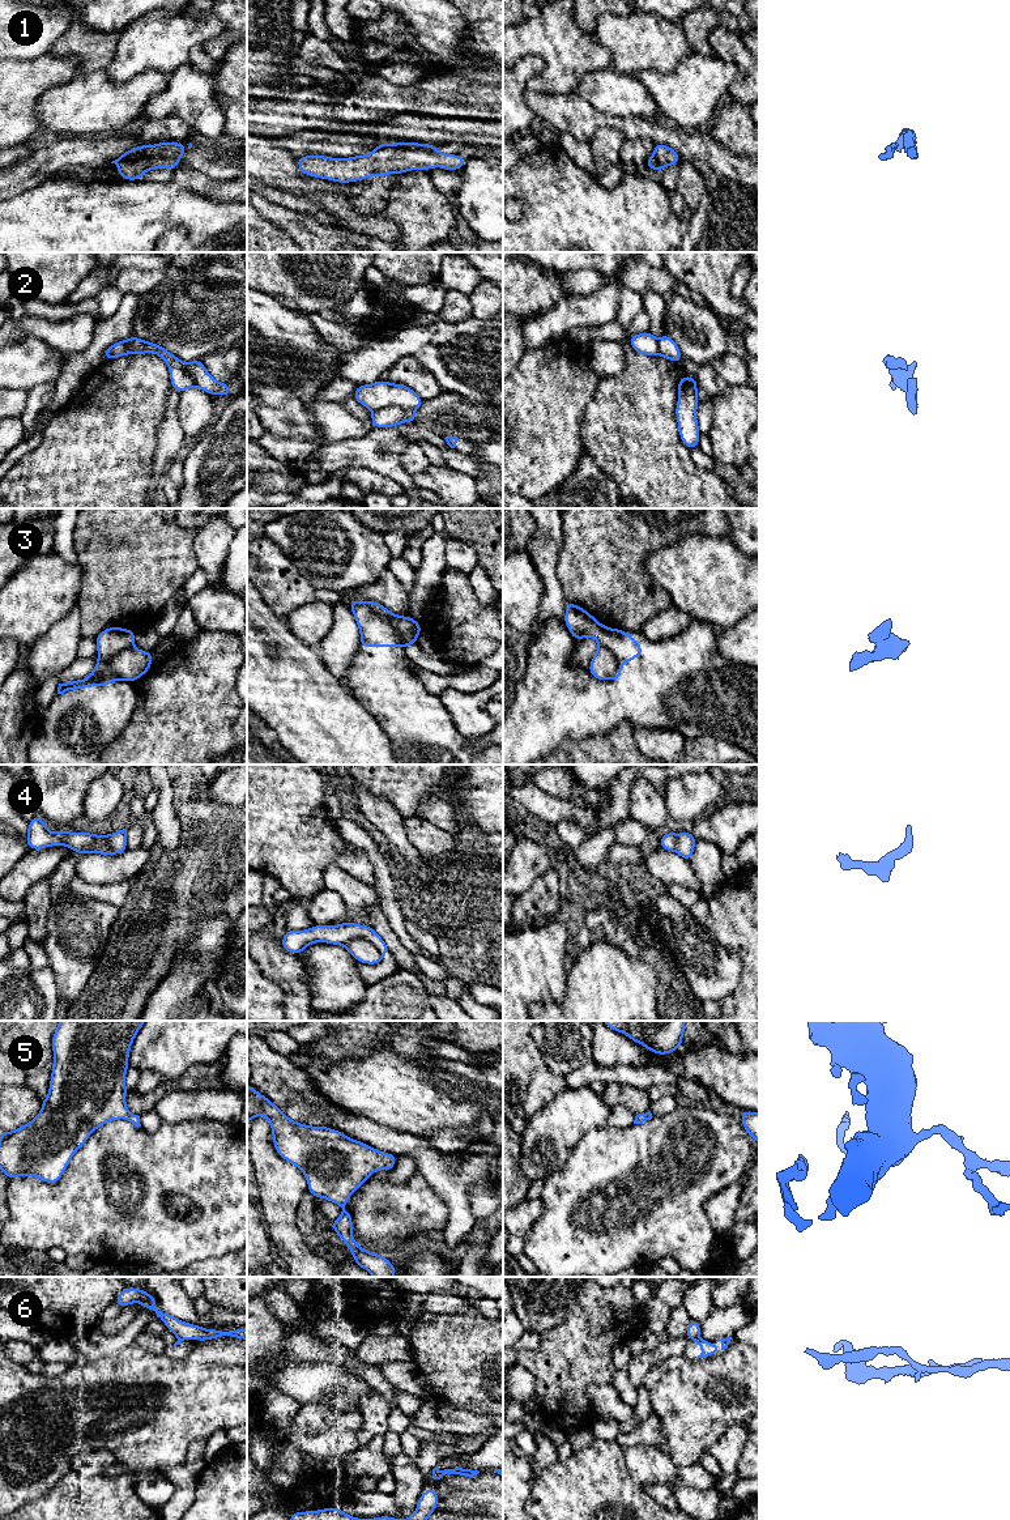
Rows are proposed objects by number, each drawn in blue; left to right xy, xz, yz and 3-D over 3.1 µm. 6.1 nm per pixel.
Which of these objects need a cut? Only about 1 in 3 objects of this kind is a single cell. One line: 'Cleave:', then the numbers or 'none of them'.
Cleave: 1, 2, 3, 4, 6

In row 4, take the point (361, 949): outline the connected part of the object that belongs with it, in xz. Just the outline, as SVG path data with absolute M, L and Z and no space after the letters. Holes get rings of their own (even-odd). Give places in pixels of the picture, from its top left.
M353 938L342 946L361 963L378 965L382 961L382 953L365 938Z

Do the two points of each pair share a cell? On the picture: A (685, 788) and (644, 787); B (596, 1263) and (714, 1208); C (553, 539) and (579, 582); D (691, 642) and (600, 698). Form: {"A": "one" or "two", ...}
{"A": "two", "B": "two", "C": "two", "D": "one"}

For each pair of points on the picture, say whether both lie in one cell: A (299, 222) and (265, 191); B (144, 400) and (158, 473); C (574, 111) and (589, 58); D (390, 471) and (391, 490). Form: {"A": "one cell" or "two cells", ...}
{"A": "two cells", "B": "two cells", "C": "two cells", "D": "two cells"}

